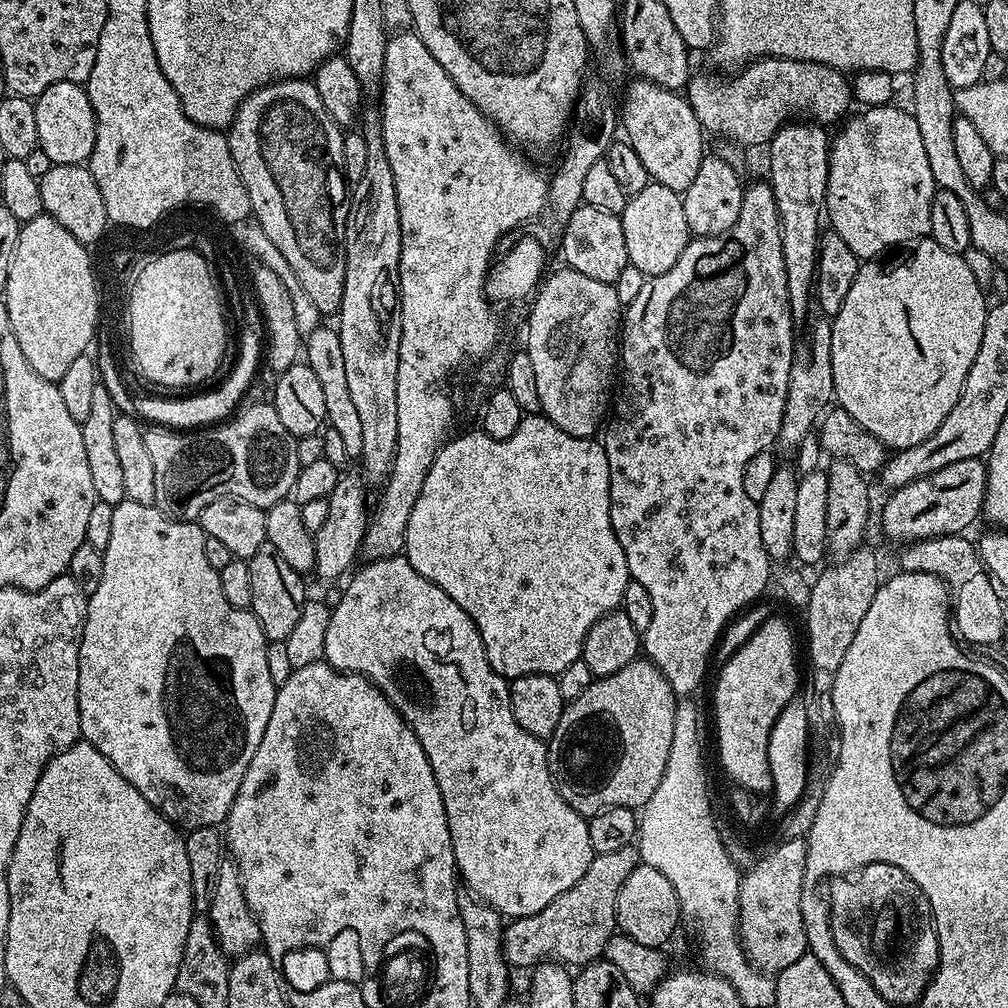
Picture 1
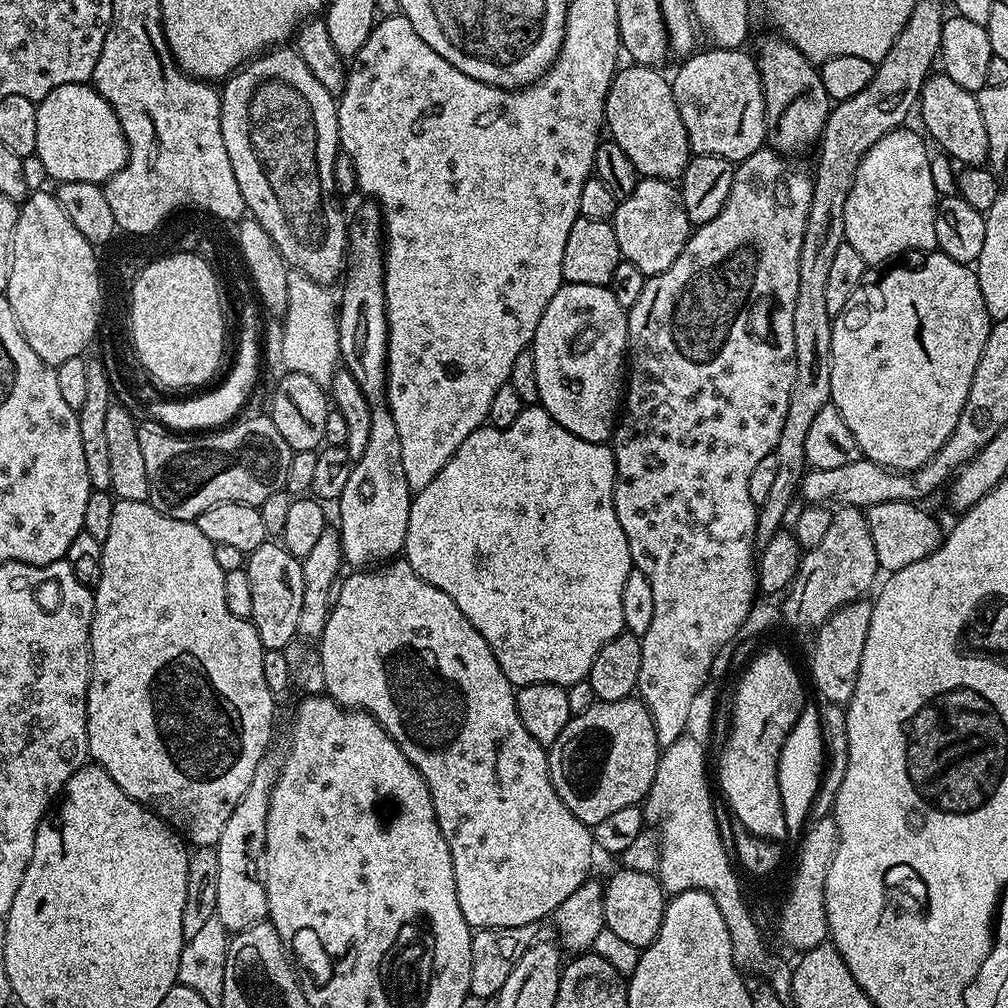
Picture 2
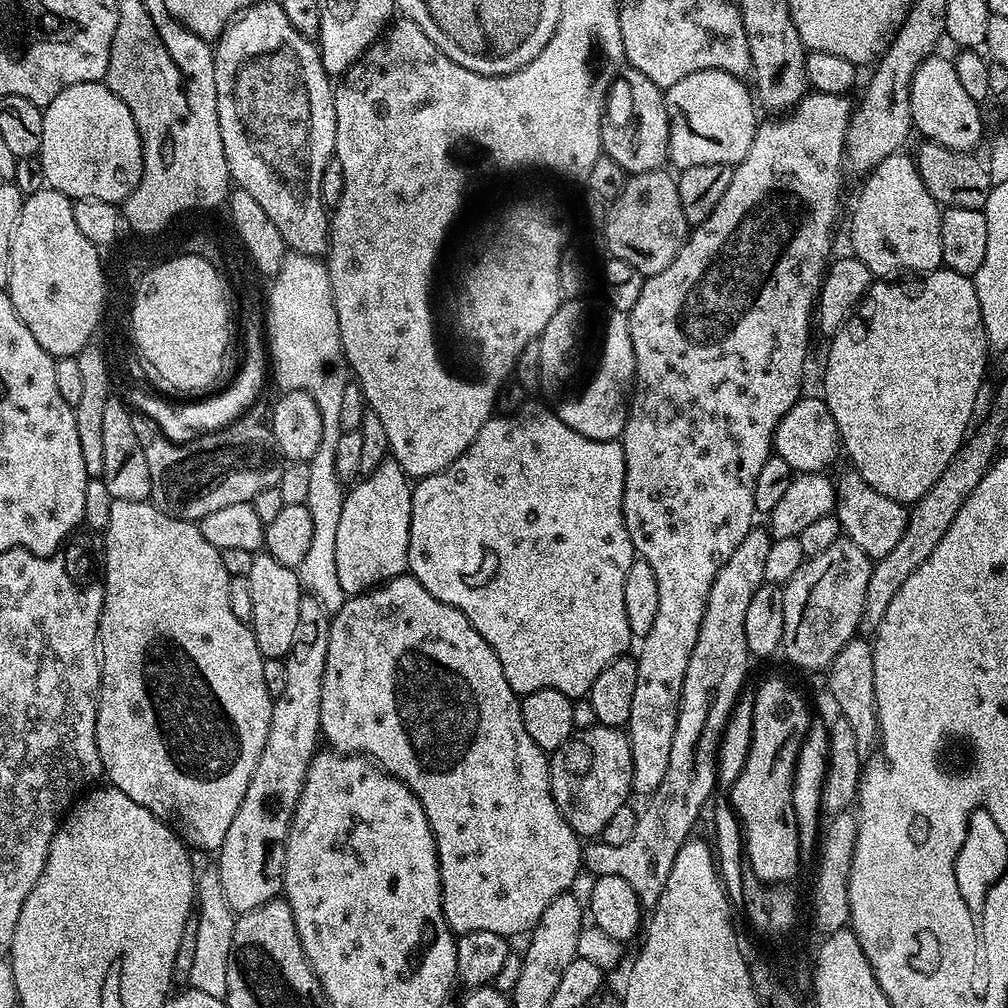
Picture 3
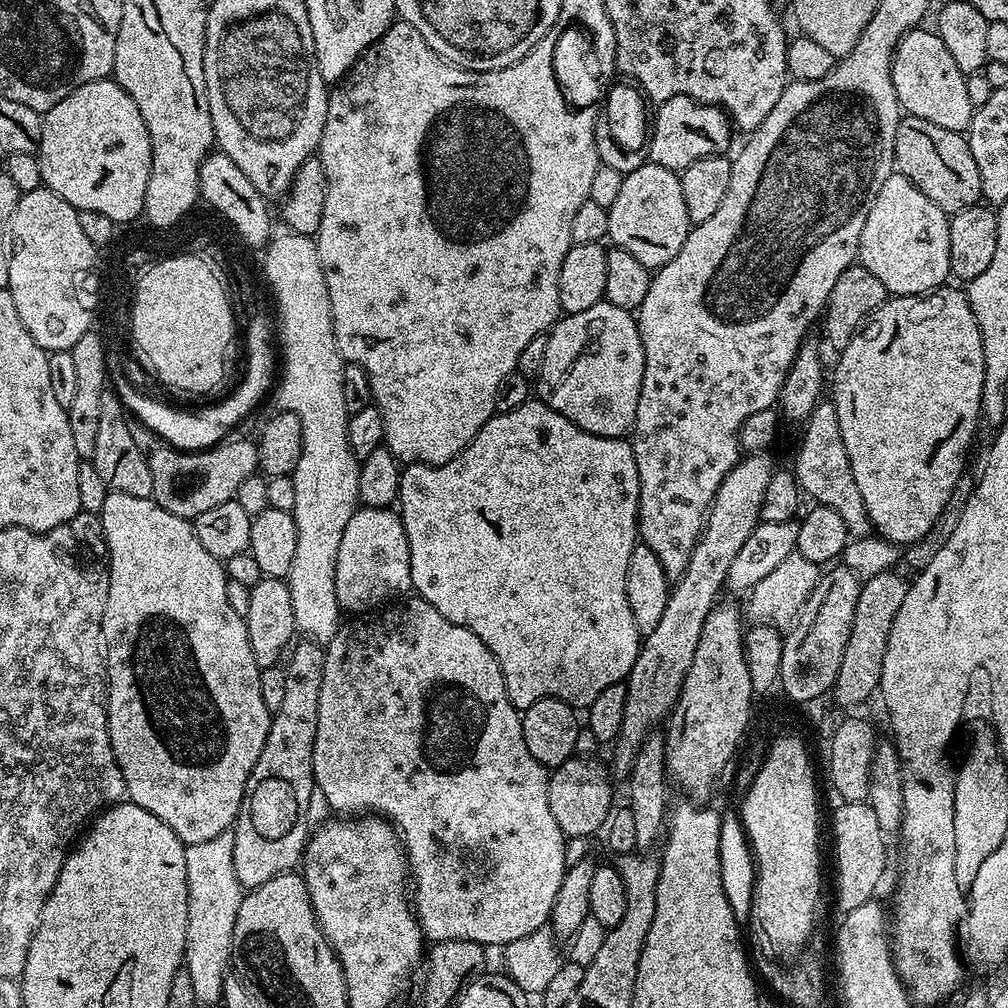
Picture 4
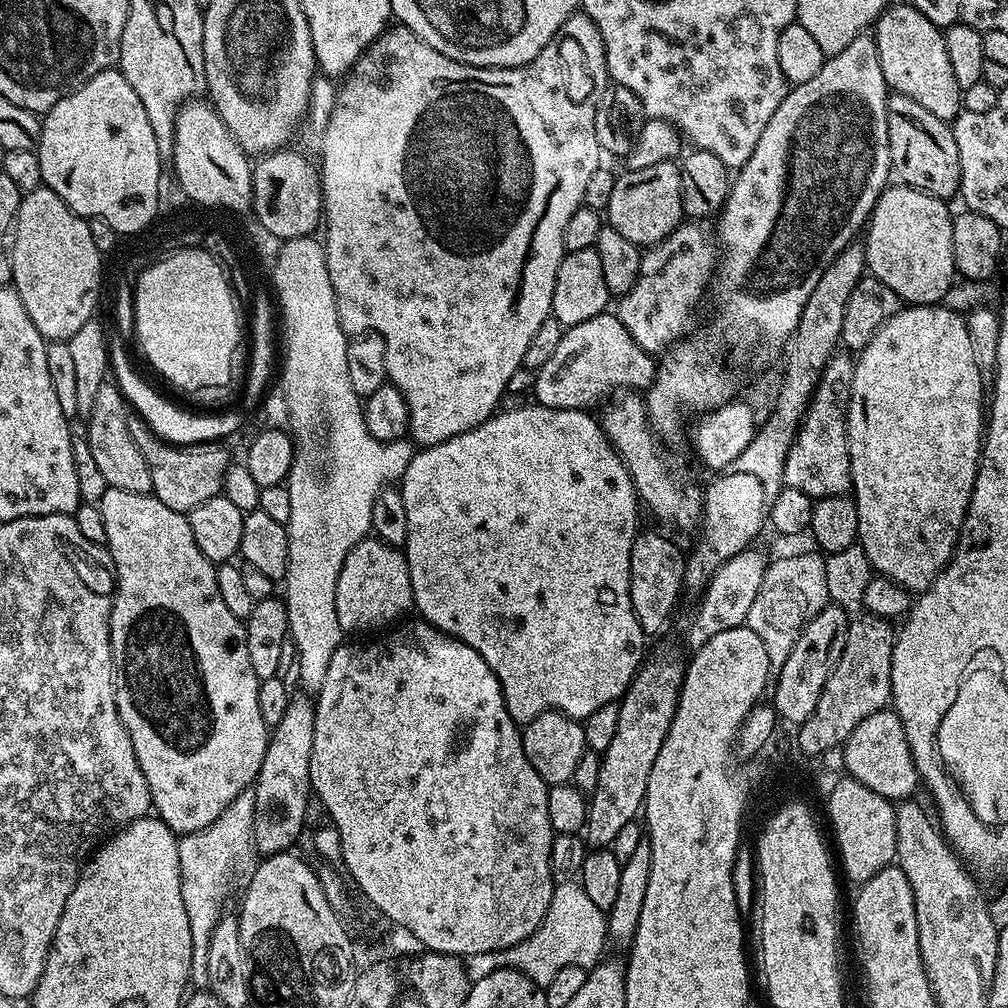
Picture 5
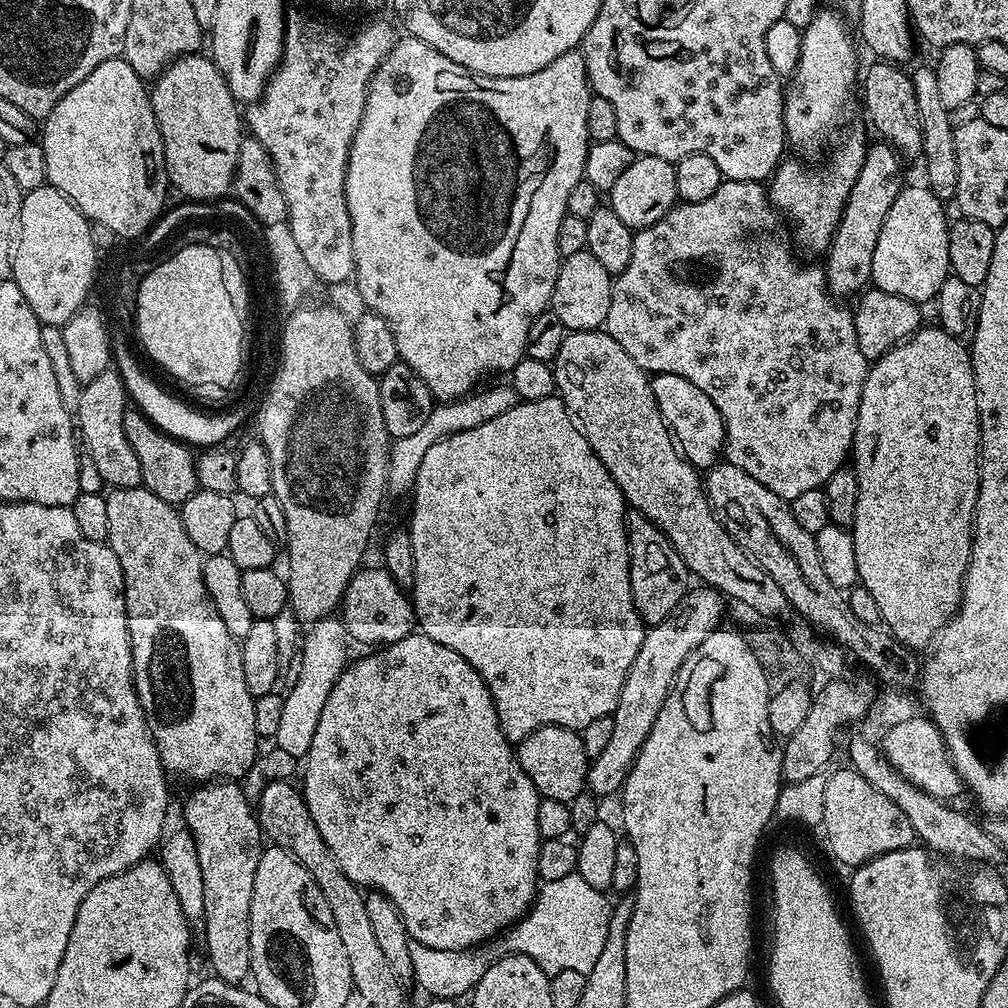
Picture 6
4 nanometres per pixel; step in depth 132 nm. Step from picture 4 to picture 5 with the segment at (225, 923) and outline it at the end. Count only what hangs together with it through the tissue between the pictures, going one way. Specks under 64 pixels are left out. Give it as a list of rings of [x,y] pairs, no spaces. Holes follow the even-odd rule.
[[[249,790],[238,794],[226,810],[210,826],[197,832],[185,832],[178,839],[178,870],[182,878],[182,906],[186,906],[186,918],[190,918],[190,970],[192,971],[191,983],[204,986],[208,983],[206,974],[206,957],[210,951],[210,934],[214,934],[214,926],[225,911],[224,903],[228,900],[236,884],[243,885],[252,876],[258,863],[256,843],[254,843],[254,798],[255,791]]]

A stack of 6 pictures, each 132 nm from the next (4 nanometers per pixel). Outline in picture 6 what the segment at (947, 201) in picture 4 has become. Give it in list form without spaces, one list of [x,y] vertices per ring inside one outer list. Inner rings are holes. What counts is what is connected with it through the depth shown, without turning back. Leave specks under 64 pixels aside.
[[[872,62],[868,73],[863,73],[864,112],[870,123],[876,127],[877,137],[891,144],[901,157],[919,157],[924,151],[922,126],[918,114],[918,102],[914,98],[912,77],[901,65],[891,62]]]

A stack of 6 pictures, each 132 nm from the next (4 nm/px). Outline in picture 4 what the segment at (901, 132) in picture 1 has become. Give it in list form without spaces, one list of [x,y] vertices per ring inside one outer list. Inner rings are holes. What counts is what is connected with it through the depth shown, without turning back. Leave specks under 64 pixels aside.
[[[893,174],[882,182],[882,190],[872,203],[870,214],[866,218],[866,226],[862,226],[860,239],[859,263],[864,265],[892,296],[922,296],[934,288],[941,287],[944,279],[950,276],[950,230],[949,217],[918,186],[914,186],[902,175]]]

